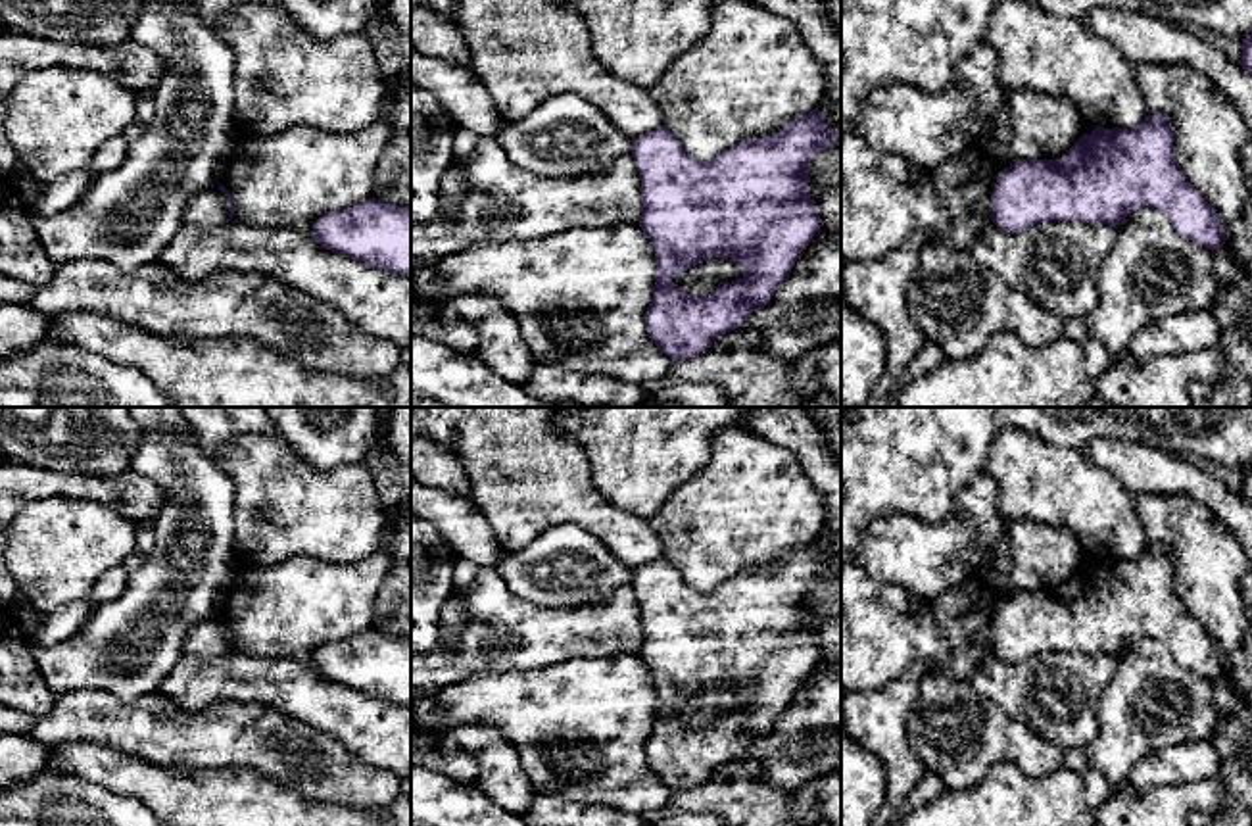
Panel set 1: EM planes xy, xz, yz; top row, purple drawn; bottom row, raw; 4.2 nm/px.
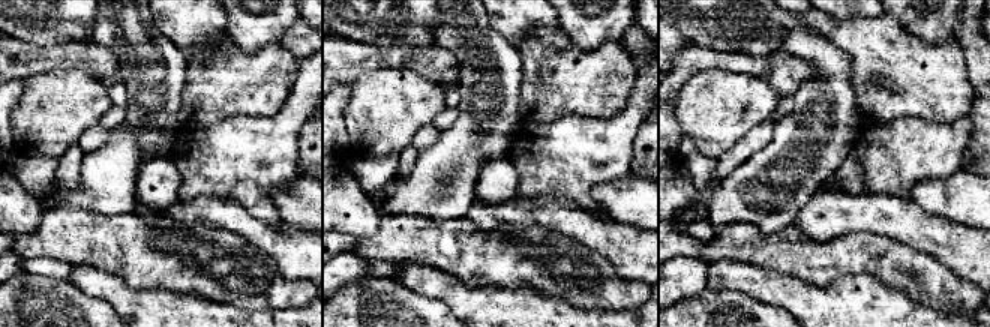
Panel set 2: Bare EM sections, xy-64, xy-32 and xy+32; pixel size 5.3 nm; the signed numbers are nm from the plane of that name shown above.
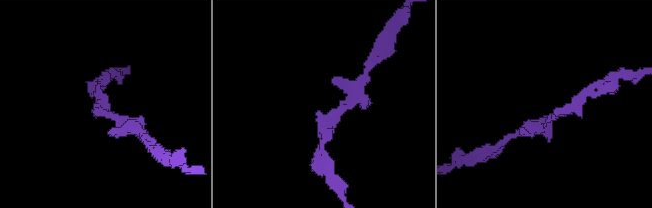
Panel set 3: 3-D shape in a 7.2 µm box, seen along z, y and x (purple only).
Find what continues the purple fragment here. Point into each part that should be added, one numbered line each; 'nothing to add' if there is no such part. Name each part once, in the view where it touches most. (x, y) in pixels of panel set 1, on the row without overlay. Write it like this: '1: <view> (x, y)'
nothing to add

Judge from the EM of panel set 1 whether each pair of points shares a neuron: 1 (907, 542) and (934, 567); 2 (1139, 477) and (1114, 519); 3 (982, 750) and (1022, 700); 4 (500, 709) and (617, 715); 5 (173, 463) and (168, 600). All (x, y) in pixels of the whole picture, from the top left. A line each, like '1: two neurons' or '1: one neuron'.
1: one neuron
2: two neurons
3: two neurons
4: one neuron
5: one neuron

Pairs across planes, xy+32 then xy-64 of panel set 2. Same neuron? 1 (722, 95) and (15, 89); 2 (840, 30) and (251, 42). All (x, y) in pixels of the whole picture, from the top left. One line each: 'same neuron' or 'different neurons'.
1: different neurons
2: different neurons

